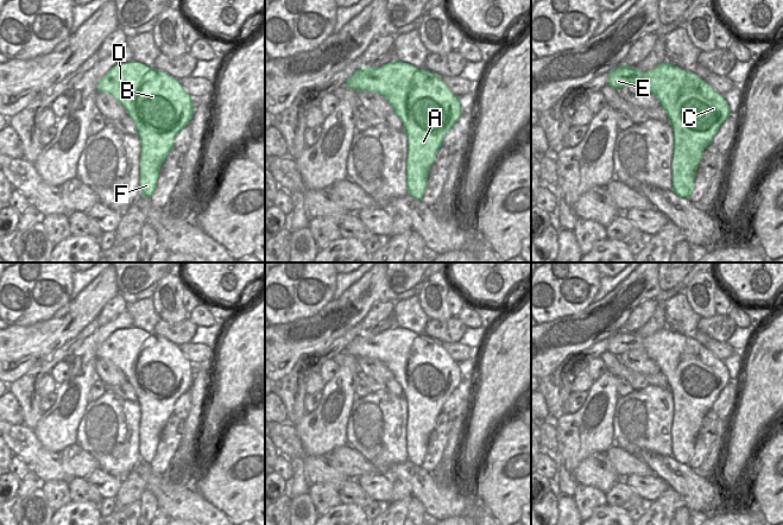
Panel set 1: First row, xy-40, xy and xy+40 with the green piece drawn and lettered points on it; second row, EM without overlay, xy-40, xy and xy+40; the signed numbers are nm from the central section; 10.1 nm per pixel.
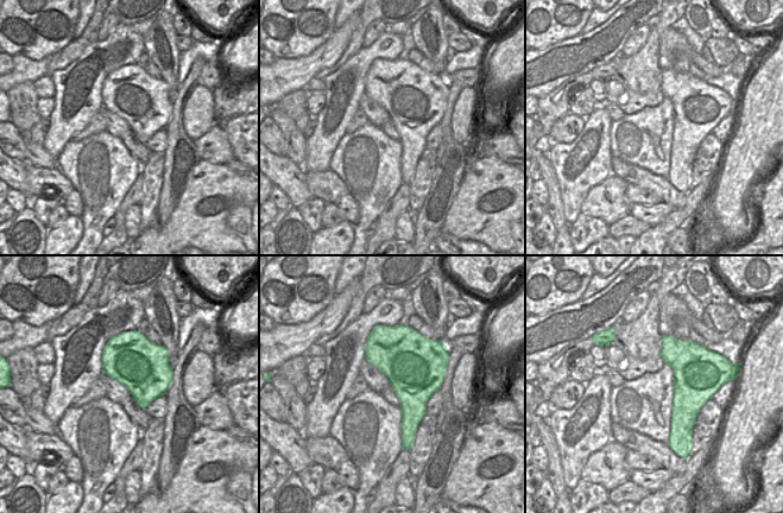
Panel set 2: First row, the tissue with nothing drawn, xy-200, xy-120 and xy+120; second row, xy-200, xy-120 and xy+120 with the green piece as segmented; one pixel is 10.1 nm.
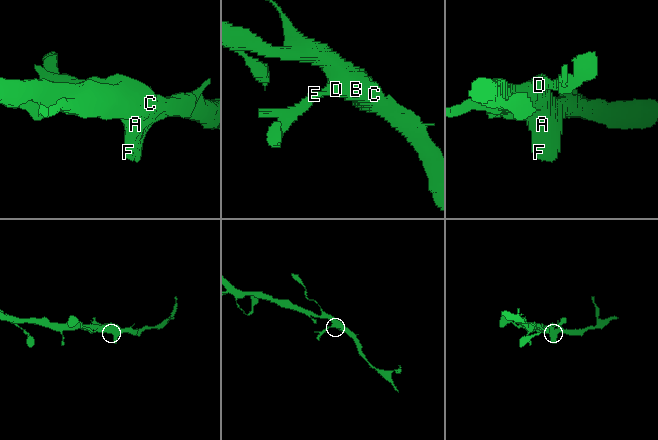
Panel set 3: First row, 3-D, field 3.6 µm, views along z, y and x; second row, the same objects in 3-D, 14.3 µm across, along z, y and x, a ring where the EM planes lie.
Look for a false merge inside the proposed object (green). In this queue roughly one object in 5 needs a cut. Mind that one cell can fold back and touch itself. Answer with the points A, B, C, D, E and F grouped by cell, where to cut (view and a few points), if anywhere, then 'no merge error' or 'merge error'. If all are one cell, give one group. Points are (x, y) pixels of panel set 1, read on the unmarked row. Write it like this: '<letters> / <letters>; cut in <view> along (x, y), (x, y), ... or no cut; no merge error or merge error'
A B C D E F; no cut; no merge error

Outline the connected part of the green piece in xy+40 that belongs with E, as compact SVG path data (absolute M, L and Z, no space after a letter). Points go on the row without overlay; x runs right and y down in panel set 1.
M664 328L649 337L640 337L625 330L608 339L607 350L615 355L643 349L659 367L668 379L674 398L673 420L673 457L683 464L689 464L694 456L696 436L705 415L712 410L720 392L731 381L730 372L721 360L696 340Z

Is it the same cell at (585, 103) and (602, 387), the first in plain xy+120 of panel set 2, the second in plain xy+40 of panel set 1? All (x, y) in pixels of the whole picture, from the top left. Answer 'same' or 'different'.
different

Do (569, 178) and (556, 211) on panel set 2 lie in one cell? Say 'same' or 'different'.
different

